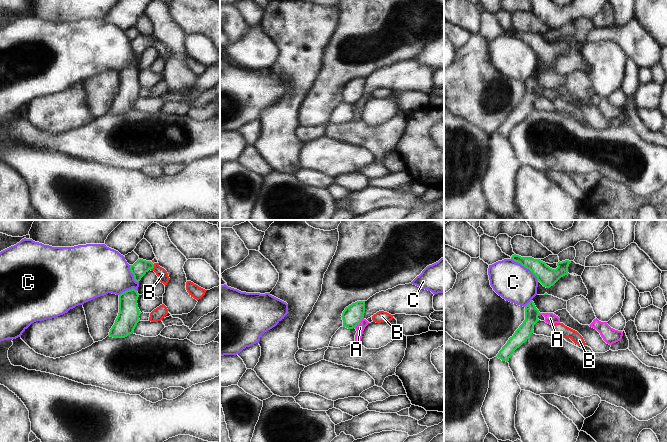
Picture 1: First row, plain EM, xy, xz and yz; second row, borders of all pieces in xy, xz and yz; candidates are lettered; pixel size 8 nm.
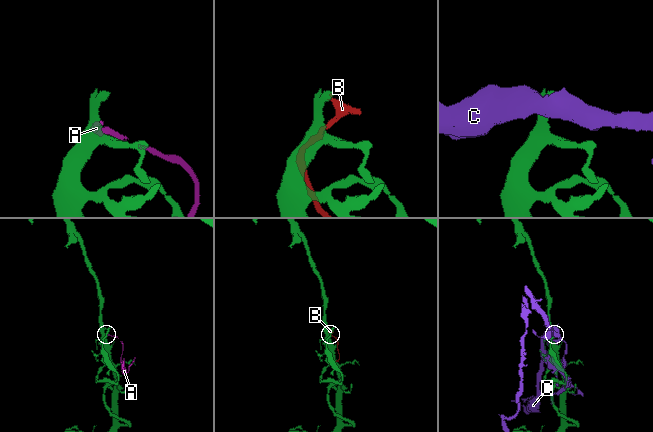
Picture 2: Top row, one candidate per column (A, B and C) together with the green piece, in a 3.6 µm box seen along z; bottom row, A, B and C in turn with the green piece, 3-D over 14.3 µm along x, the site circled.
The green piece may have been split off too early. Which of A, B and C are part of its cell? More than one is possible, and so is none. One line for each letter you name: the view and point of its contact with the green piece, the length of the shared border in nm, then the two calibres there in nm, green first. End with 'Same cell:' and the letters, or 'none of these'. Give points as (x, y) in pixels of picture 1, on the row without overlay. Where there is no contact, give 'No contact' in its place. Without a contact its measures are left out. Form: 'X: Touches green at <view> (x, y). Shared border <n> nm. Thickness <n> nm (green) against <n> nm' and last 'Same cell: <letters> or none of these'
B: Touches green at xy (153, 43). Shared border 60 nm. Thickness 120 nm (green) against 90 nm
Same cell: B

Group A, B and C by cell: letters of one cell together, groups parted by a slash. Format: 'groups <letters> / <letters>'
groups A / B / C

